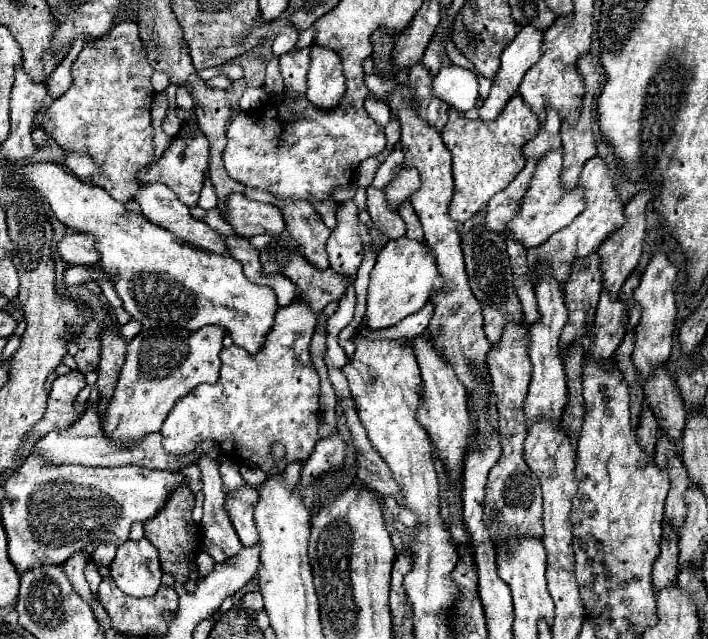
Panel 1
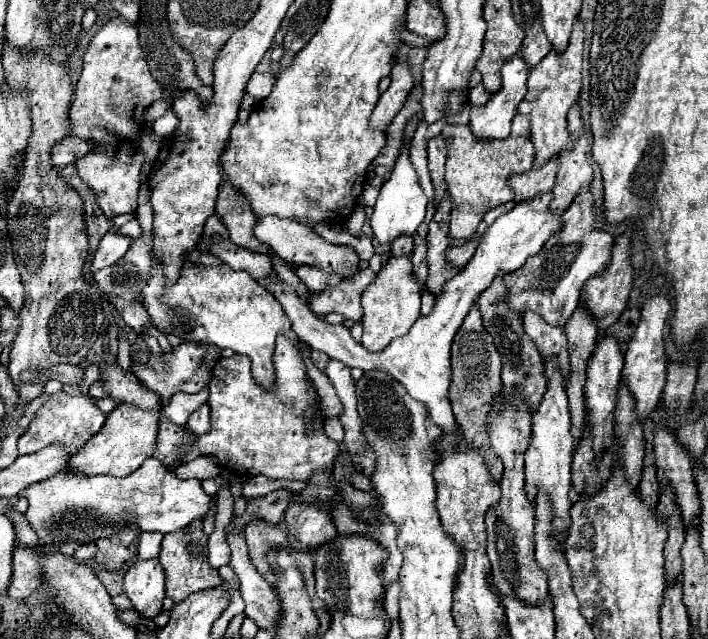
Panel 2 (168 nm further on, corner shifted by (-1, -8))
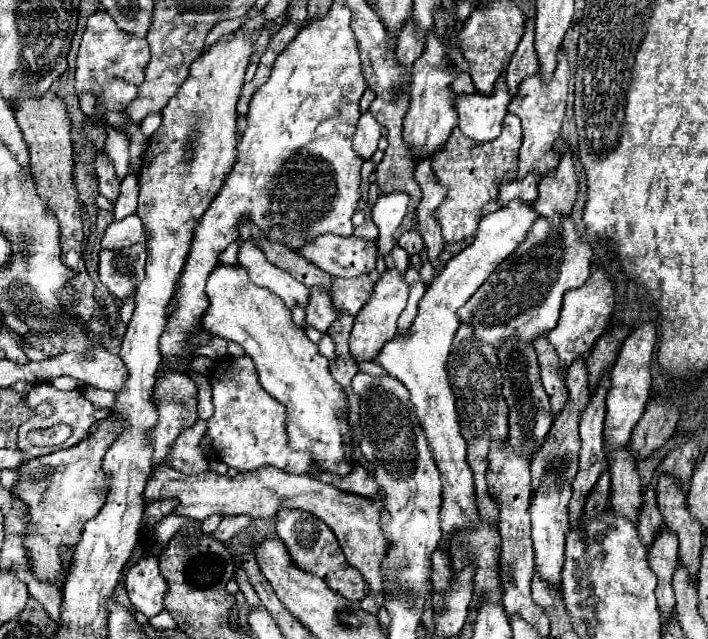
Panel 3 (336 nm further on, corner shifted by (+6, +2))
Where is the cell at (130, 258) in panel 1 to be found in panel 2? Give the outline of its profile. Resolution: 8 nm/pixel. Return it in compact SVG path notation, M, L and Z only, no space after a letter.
M152 254L152 260L150 280L146 288L142 288L142 306L150 314L152 326L164 336L174 334L188 342L212 344L230 348L236 354L246 354L252 360L252 376L256 382L270 388L274 382L272 354L276 336L284 334L290 340L298 340L274 294L256 284L248 272L236 272L226 264L212 268L184 262L176 284L170 286L166 284L160 258Z

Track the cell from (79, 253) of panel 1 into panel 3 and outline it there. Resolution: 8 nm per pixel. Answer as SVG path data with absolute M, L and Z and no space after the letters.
M131 214L123 220L115 220L113 224L109 224L103 240L101 240L101 248L127 248L133 244L145 244L149 238L141 218L137 214Z

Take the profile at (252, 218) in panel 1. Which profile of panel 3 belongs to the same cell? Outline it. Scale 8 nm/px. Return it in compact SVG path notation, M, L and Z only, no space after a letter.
M323 234L315 242L301 248L301 256L333 274L335 278L353 278L369 274L377 262L375 242L367 242L357 236Z

